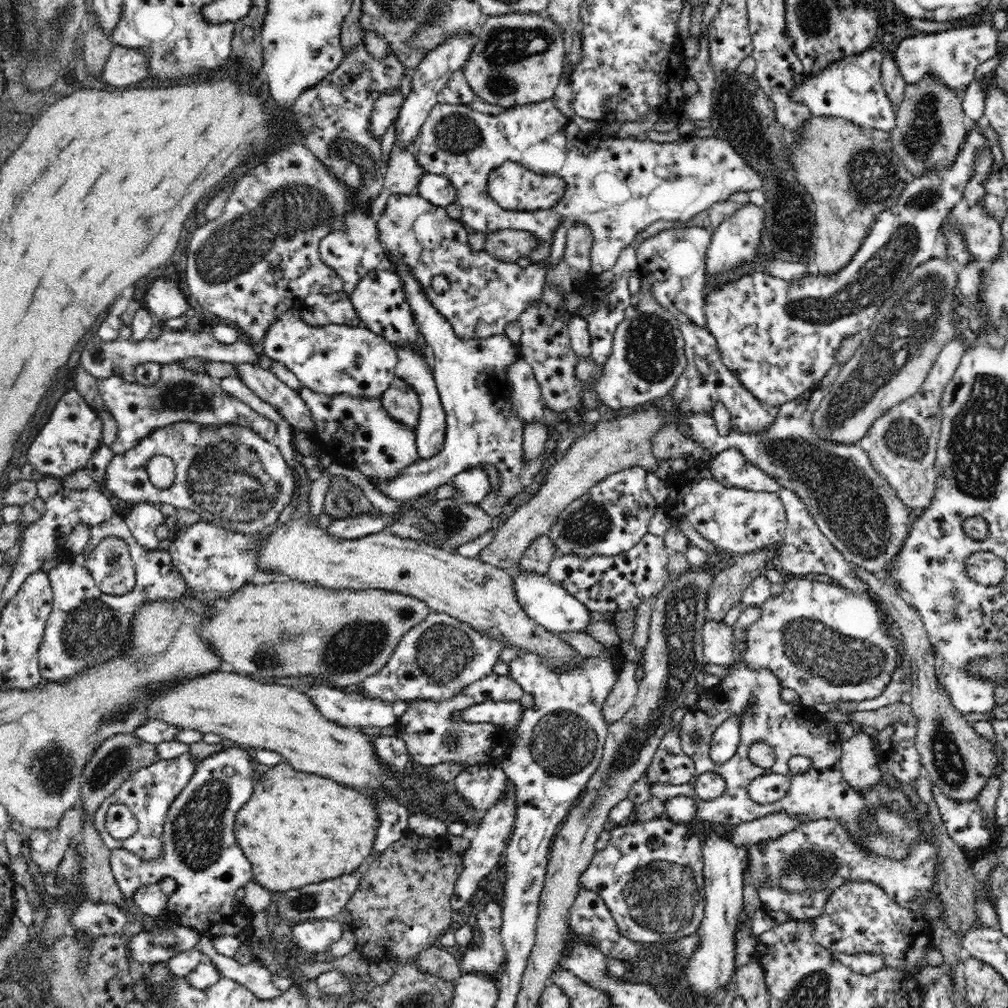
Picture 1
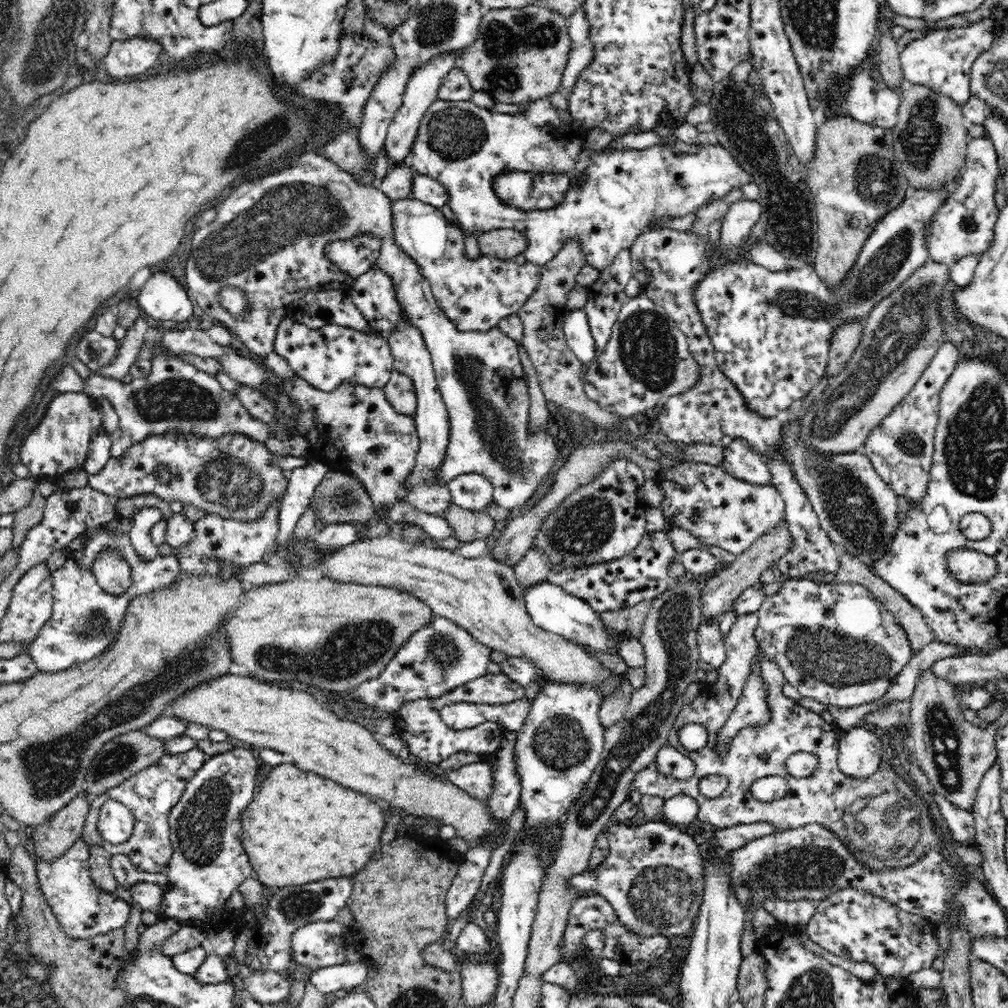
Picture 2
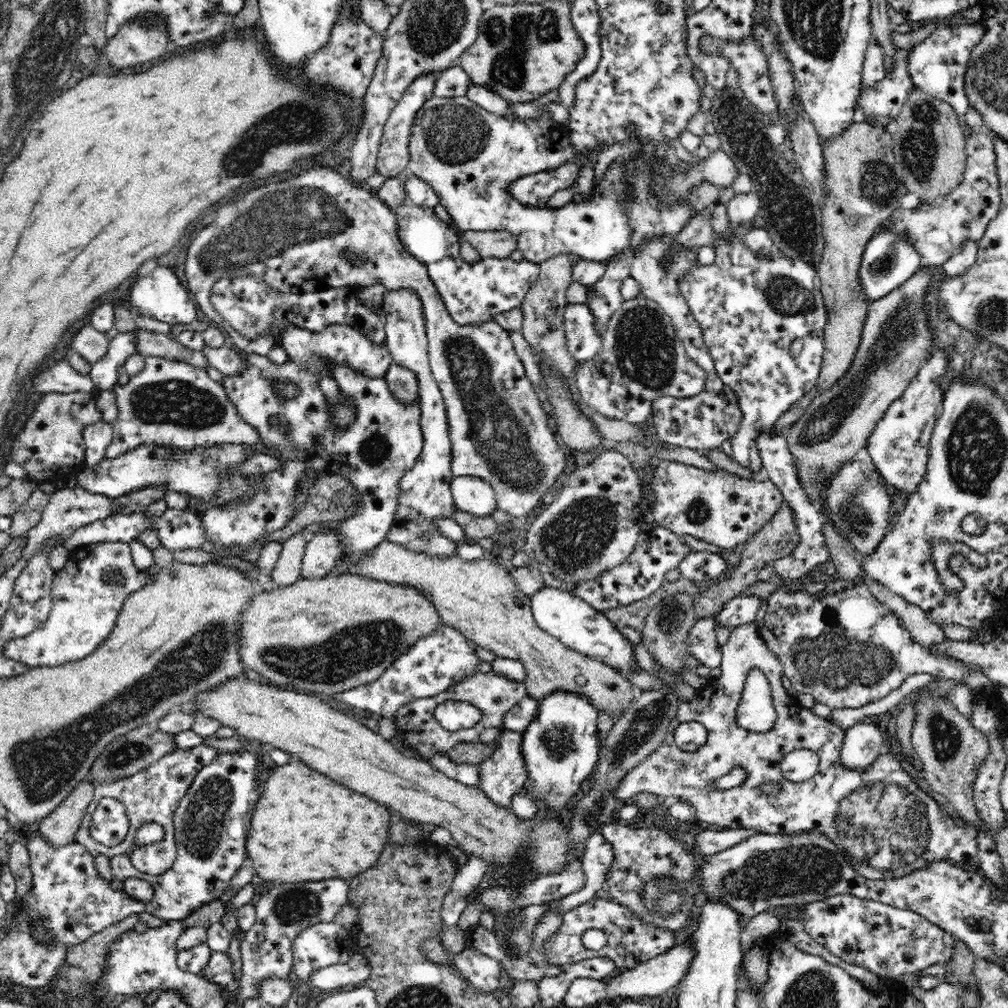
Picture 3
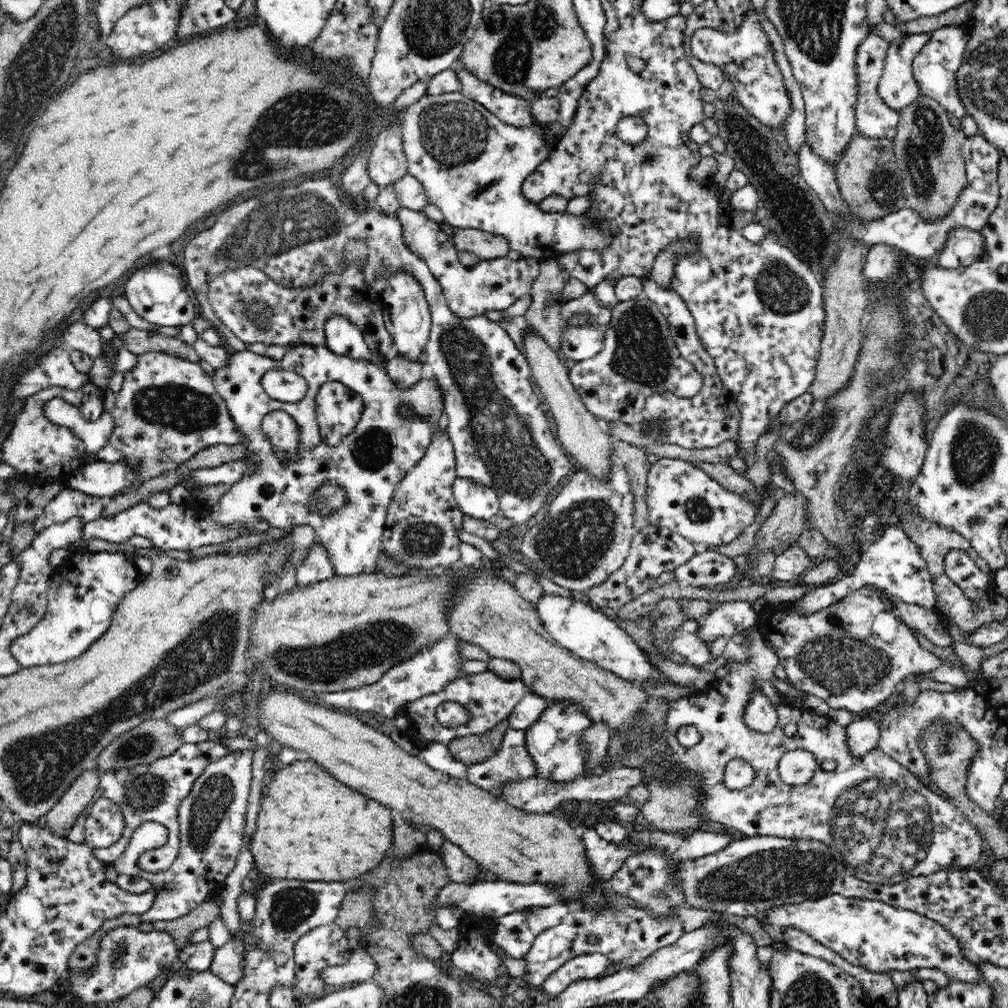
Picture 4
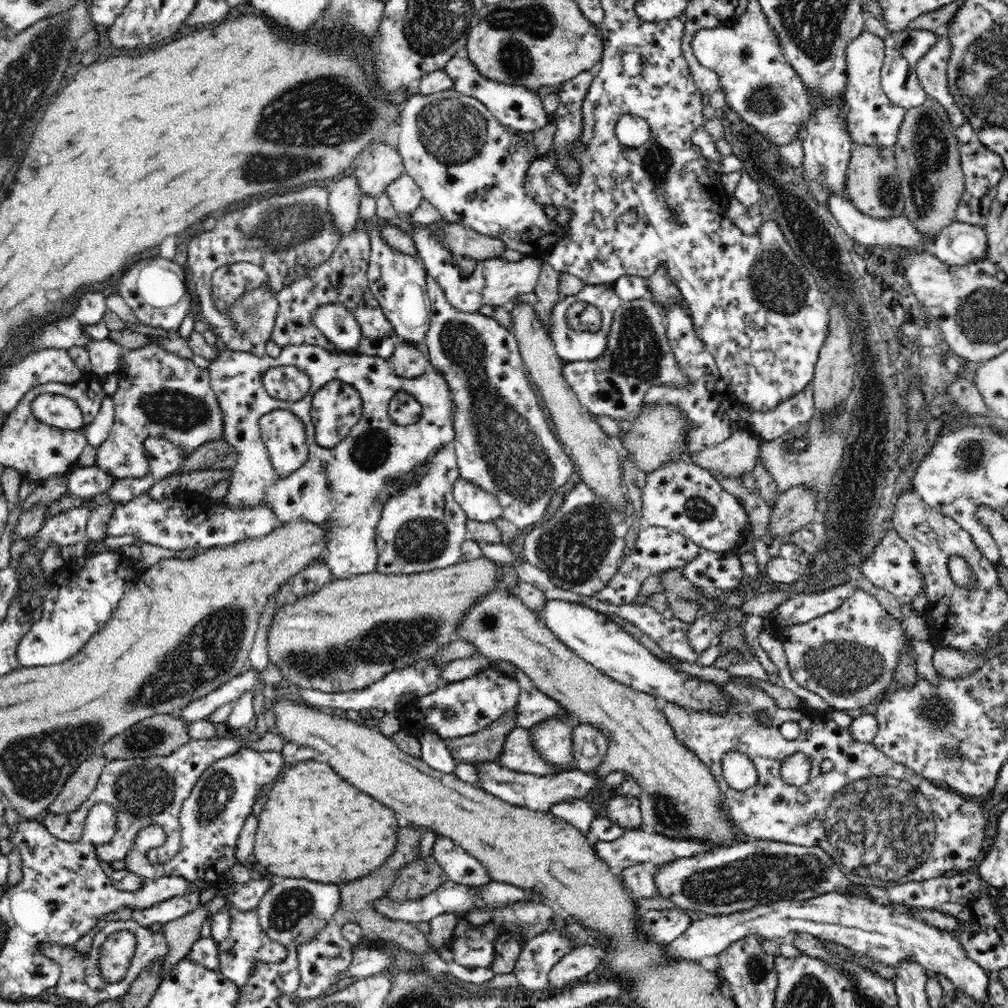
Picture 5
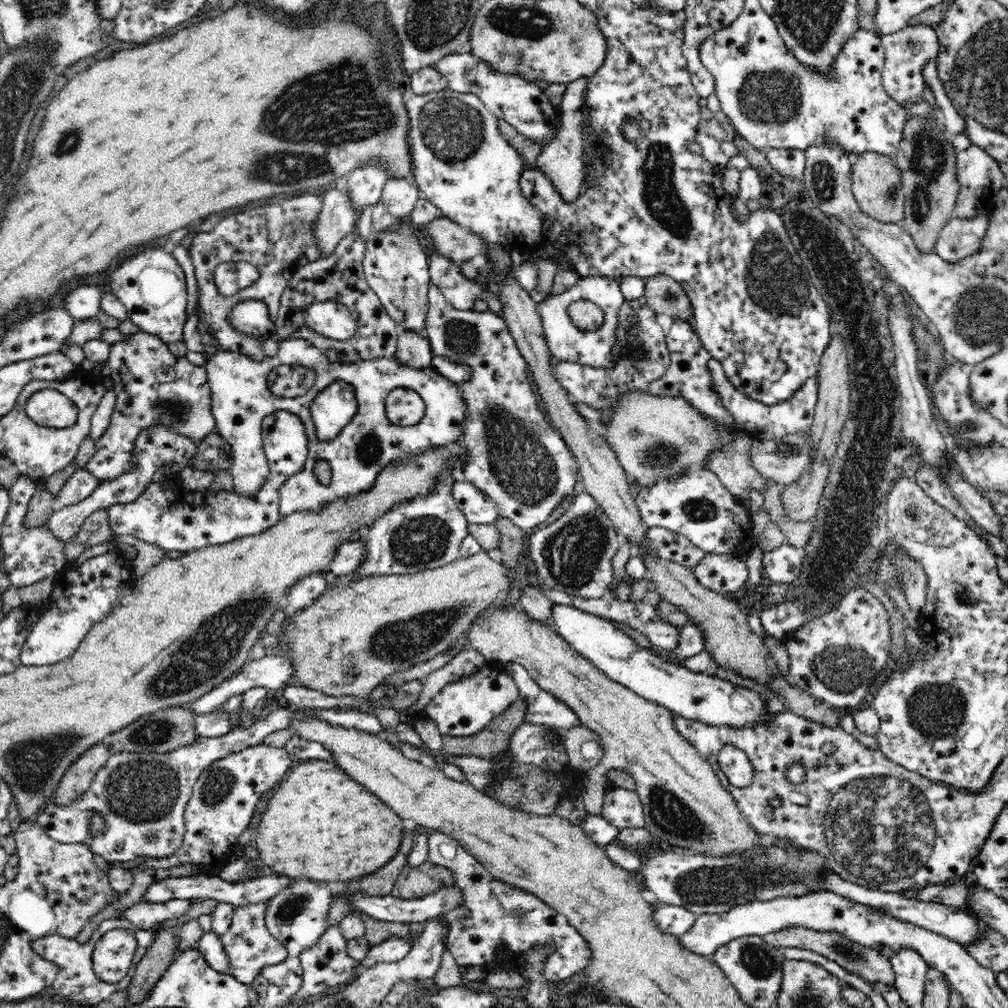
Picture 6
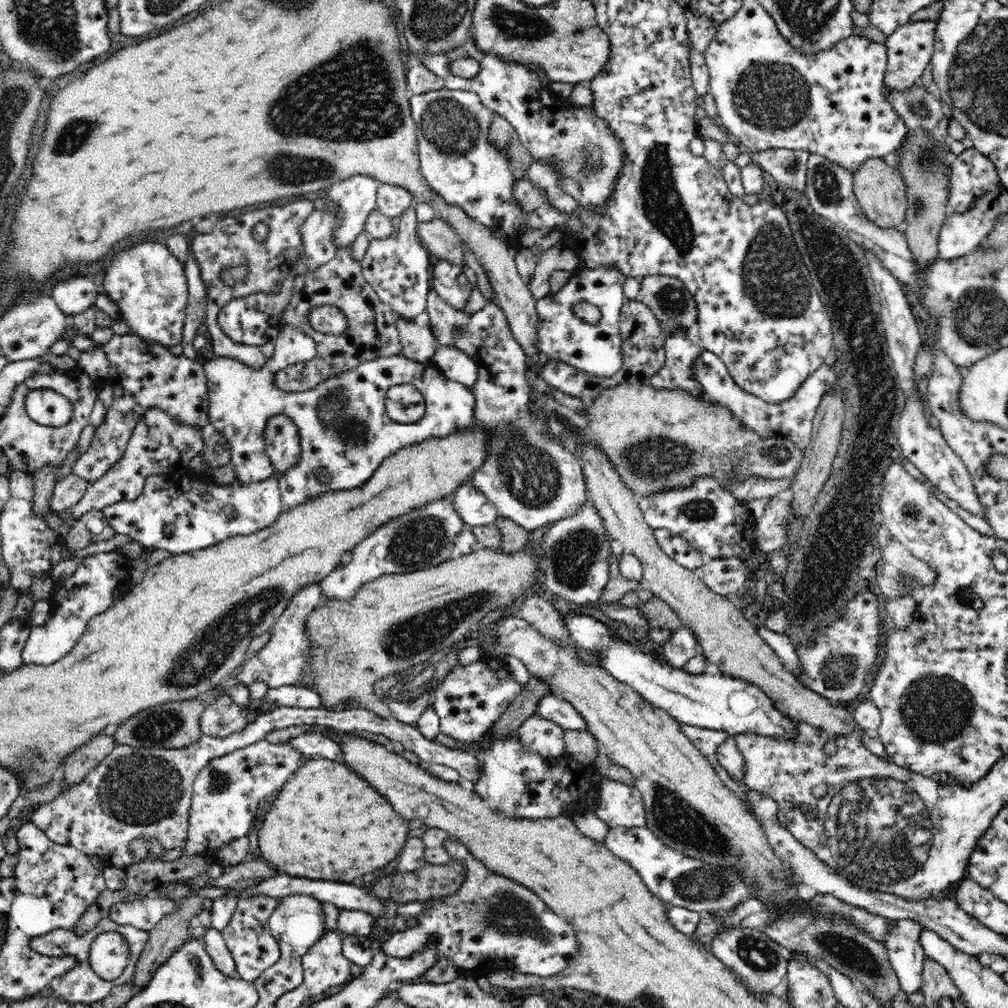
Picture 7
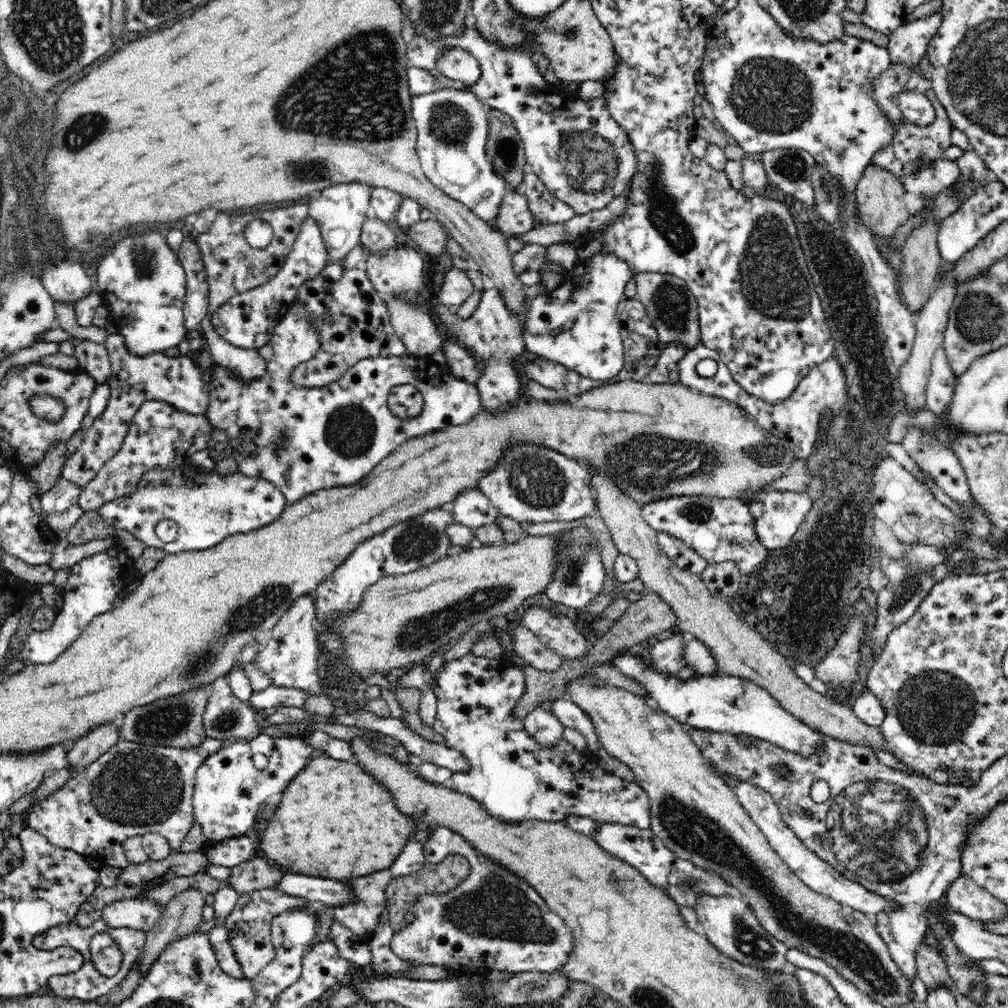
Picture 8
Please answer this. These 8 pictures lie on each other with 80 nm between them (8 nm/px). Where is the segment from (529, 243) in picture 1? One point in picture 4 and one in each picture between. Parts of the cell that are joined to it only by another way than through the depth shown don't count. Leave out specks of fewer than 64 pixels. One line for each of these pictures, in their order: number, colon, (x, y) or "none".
2: (503, 243)
3: (498, 244)
4: (488, 246)

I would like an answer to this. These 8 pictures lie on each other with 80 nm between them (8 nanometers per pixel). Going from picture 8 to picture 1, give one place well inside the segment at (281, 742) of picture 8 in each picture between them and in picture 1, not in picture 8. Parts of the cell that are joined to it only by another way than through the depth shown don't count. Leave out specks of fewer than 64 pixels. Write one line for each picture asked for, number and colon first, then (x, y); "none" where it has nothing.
1: (202, 857)
2: (209, 862)
3: (211, 824)
4: (212, 818)
5: (211, 818)
6: (222, 803)
7: (226, 793)

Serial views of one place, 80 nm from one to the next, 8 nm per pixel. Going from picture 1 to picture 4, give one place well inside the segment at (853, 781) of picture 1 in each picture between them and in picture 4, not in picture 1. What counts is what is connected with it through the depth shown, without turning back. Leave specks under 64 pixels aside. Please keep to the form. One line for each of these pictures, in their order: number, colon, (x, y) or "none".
2: (860, 750)
3: (863, 742)
4: (863, 734)

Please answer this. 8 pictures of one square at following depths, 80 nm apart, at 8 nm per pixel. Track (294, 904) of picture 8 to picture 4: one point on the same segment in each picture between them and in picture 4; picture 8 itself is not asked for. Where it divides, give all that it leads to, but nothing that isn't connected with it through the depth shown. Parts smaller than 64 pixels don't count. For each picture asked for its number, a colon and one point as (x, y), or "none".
4: (228, 963)
5: (246, 945)
6: (250, 947)
7: (248, 937)

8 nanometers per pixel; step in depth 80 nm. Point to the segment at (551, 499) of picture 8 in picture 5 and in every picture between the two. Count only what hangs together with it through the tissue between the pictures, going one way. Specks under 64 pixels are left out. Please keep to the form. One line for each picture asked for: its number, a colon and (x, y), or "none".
5: (503, 444)
6: (514, 456)
7: (532, 481)

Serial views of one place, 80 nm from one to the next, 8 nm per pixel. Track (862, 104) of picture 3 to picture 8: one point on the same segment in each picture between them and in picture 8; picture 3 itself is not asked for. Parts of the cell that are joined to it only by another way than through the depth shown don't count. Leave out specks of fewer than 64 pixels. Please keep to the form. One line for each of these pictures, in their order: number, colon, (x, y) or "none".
4: (898, 88)
5: (899, 81)
6: (907, 51)
7: (909, 48)
8: (908, 44)

